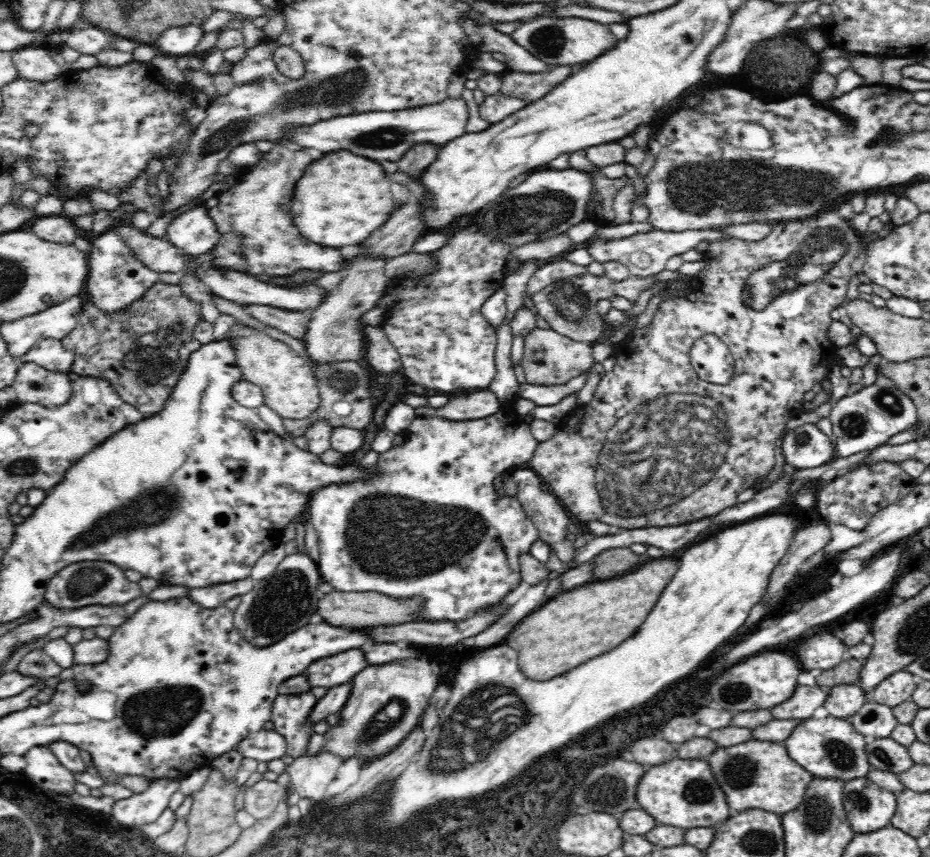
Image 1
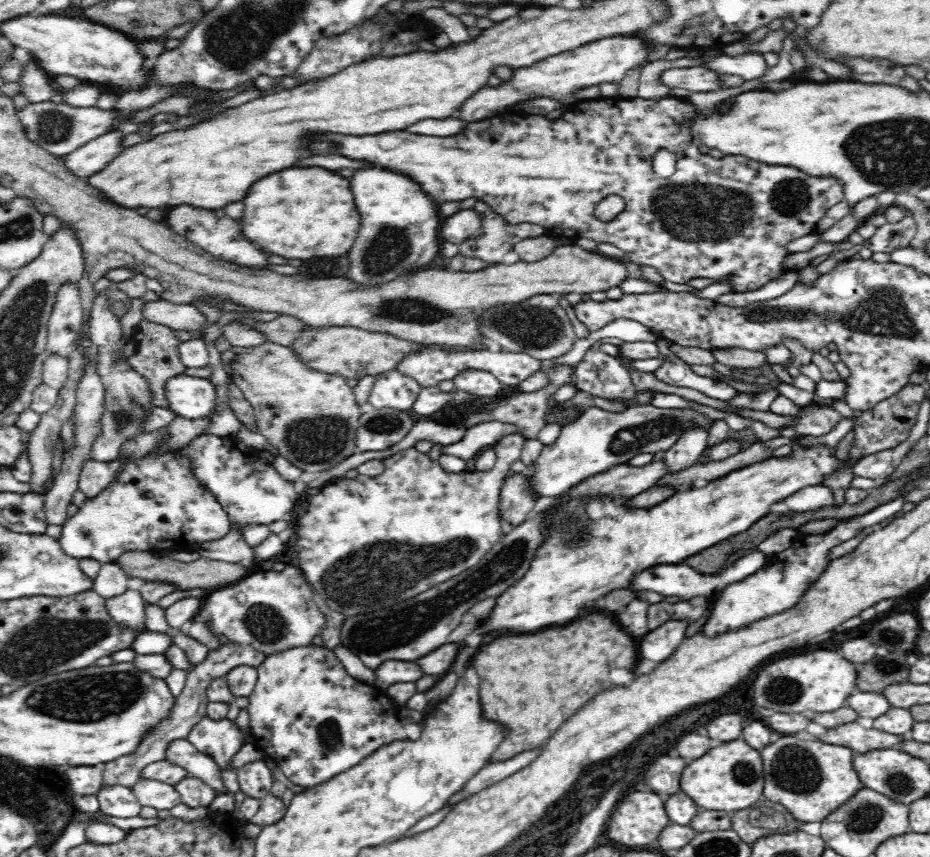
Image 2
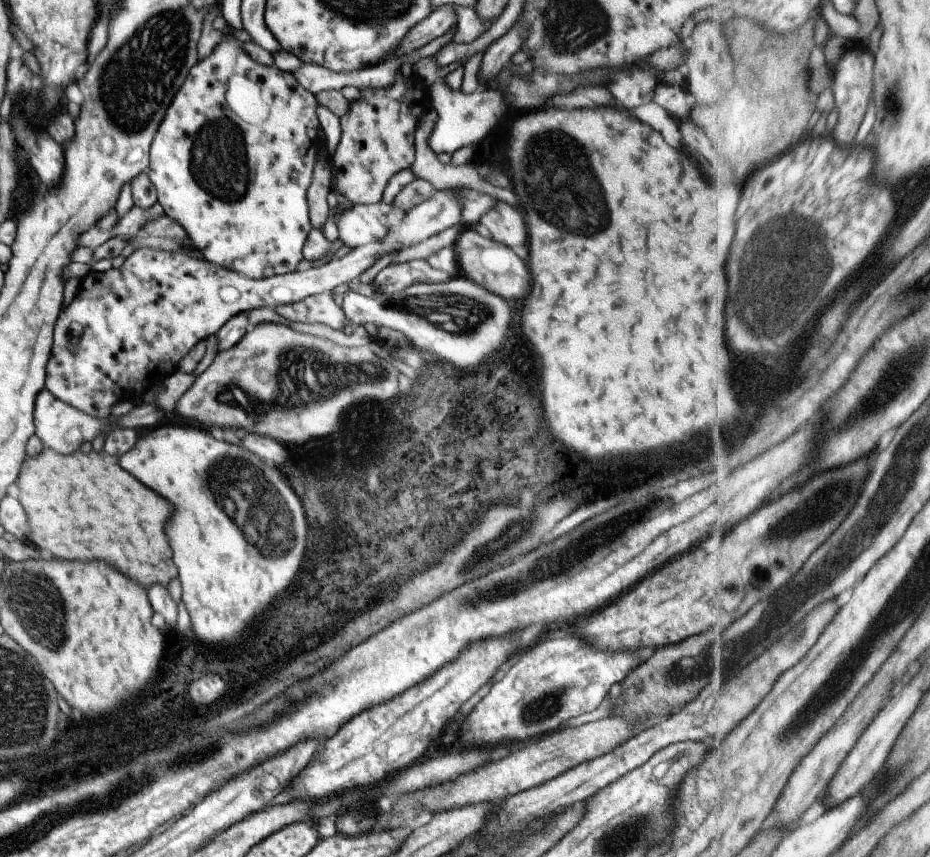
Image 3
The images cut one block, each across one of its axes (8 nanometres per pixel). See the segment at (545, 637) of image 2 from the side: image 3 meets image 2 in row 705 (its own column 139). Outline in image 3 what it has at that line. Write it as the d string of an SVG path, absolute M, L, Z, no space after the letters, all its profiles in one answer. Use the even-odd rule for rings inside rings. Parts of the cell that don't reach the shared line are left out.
M44 450L36 458L28 458L24 462L24 470L20 472L16 486L20 490L17 499L28 518L29 532L25 540L66 560L104 560L114 570L120 568L120 574L136 578L134 582L142 584L144 588L152 584L166 586L178 576L172 562L170 544L164 544L164 540L168 542L164 524L174 514L174 506L148 486L140 484L132 474L122 470L116 456L104 452L76 450L72 454L58 454L54 450Z

